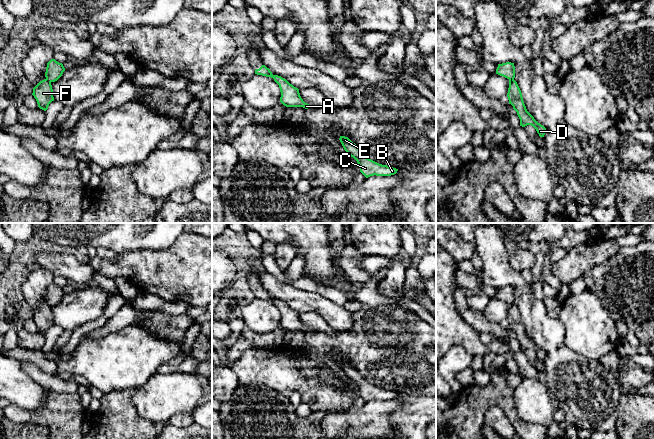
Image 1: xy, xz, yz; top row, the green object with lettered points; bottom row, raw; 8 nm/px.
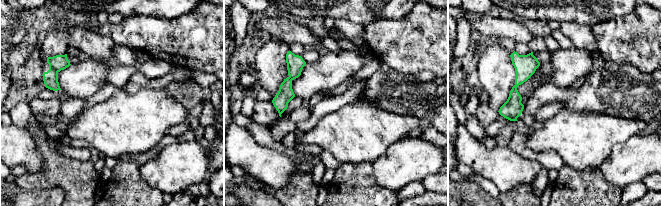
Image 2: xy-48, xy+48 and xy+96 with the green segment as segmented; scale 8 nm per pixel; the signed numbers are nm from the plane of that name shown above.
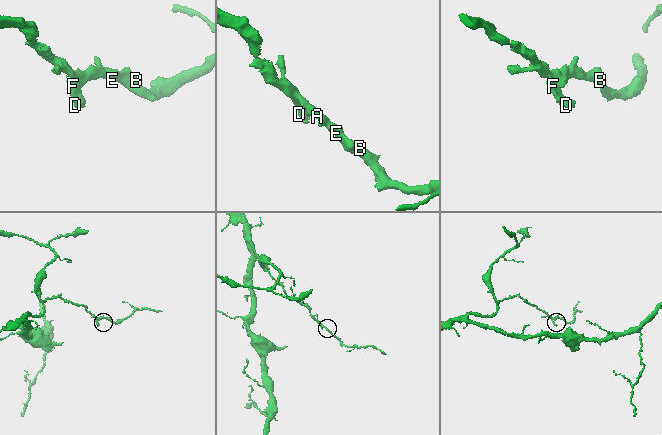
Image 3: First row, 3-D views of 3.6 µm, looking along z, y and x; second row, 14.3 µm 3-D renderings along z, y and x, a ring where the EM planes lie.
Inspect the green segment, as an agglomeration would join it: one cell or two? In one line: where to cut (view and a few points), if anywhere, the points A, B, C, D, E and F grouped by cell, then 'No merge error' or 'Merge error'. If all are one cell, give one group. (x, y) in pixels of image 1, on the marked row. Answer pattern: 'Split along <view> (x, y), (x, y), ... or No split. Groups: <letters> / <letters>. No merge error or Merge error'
Split along xy (46, 78), (50, 82). Groups: A B C E / D F. Merge error

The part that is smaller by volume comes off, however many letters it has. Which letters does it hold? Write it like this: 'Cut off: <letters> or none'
Cut off: D, F

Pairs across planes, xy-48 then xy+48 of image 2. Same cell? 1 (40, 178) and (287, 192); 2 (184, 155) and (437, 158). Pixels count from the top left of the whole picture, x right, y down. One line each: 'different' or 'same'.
1: same
2: same

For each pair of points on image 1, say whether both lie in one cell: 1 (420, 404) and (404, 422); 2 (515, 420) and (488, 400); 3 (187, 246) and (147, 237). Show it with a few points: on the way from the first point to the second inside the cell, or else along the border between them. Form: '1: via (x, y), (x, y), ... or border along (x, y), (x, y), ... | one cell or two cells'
1: via (418, 408), (408, 418) | one cell
2: via (511, 413), (498, 400), (495, 400) | one cell
3: border along (183, 233), (166, 248), (150, 249) | two cells

